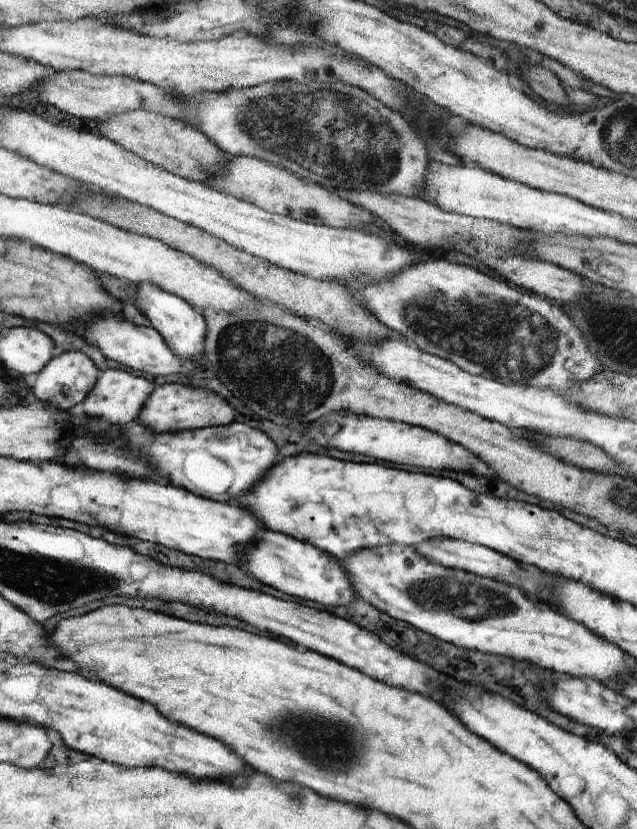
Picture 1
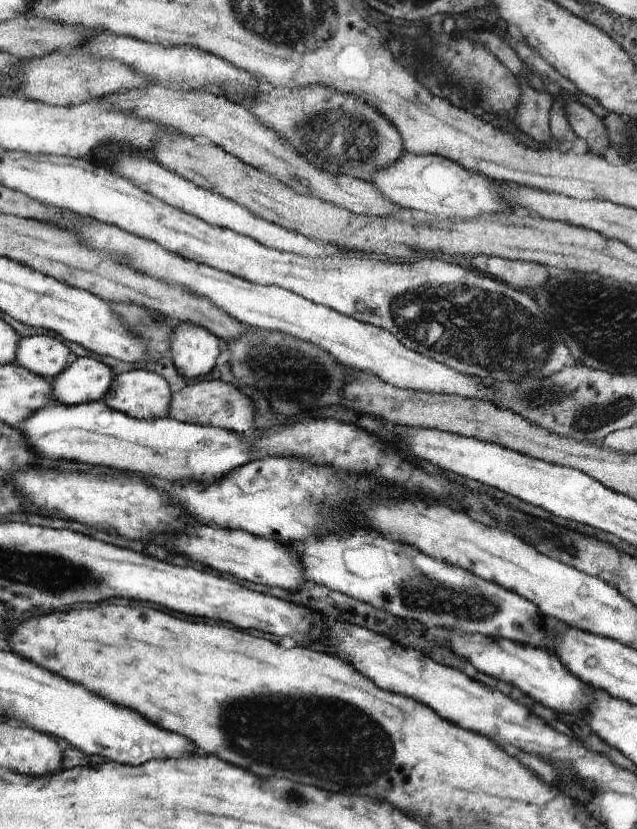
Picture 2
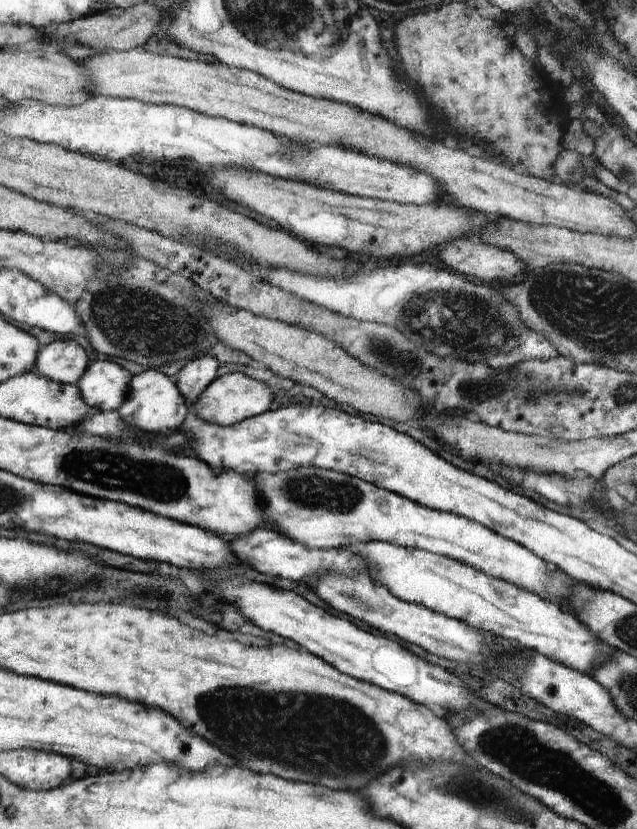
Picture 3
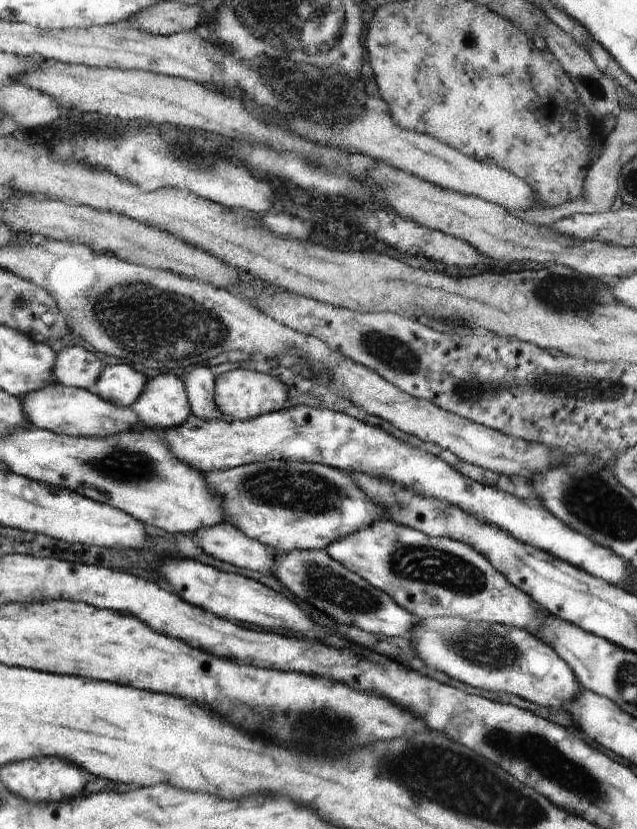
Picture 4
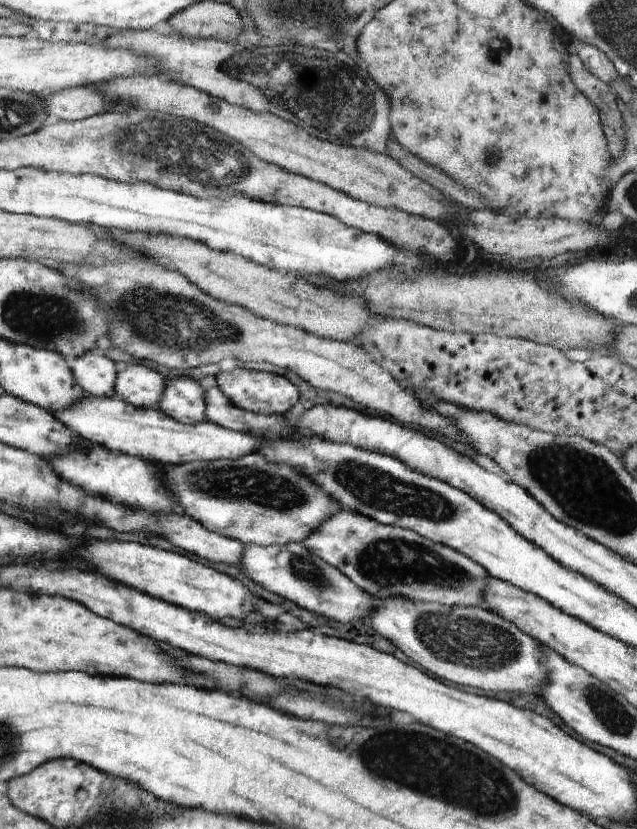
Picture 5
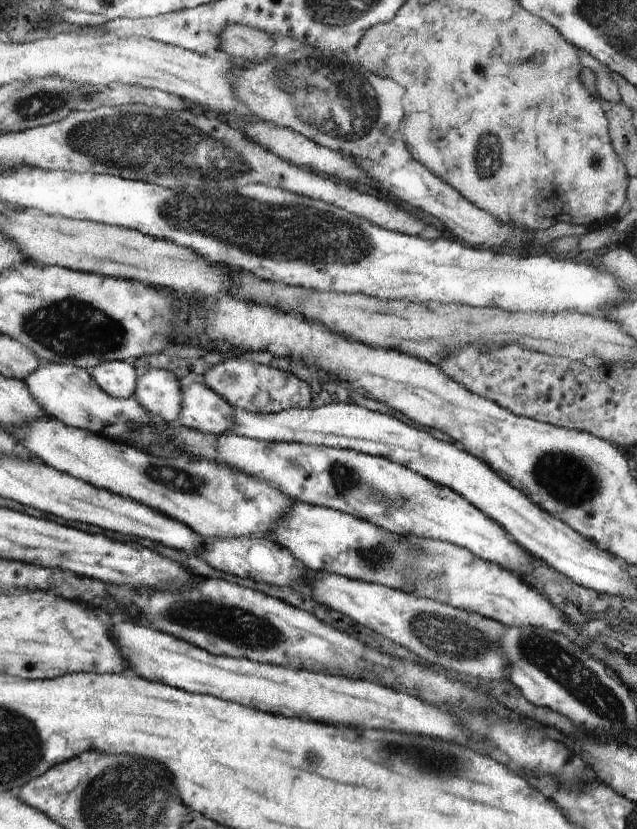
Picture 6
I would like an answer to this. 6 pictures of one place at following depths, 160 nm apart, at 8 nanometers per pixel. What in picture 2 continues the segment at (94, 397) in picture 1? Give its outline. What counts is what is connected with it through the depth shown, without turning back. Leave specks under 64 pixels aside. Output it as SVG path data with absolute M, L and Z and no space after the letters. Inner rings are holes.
M144 368L134 369L117 376L113 388L102 398L106 406L130 415L135 419L163 419L169 417L172 409L173 392L170 391L168 382L162 375Z

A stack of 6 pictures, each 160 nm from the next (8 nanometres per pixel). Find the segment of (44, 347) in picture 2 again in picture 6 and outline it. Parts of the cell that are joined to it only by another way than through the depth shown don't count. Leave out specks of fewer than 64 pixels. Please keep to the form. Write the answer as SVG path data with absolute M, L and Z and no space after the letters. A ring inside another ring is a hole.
M126 361L102 362L89 373L97 386L114 398L131 398L136 393L138 378L134 366L126 364Z

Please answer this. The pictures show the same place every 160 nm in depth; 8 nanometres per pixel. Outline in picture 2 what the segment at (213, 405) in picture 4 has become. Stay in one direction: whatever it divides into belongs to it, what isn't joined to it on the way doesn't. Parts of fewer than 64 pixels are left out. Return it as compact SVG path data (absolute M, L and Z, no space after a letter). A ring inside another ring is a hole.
M176 322L170 348L178 373L188 384L212 372L222 344L204 327Z

